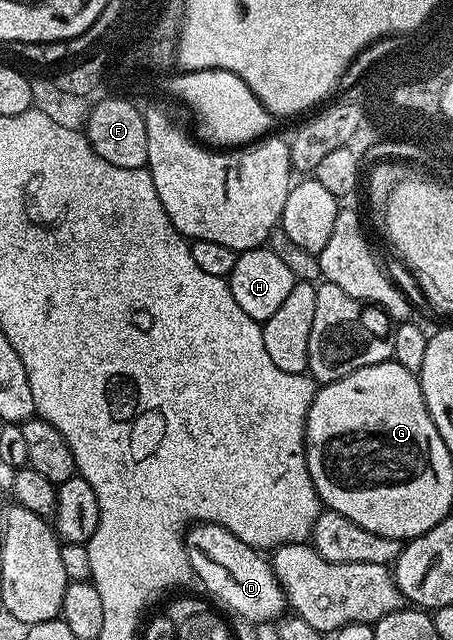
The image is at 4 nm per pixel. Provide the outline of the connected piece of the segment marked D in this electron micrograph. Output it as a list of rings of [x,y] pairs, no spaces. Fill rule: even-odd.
[[[214,522],[190,525],[185,536],[185,547],[196,581],[201,581],[223,605],[234,610],[249,622],[276,623],[287,610],[285,592],[281,587],[270,559],[254,548],[243,544],[227,528]]]

